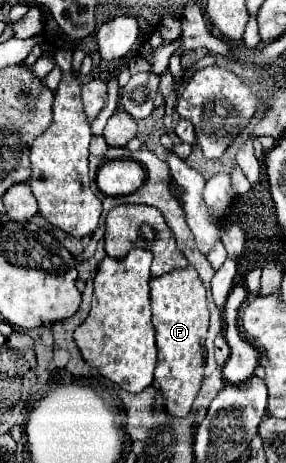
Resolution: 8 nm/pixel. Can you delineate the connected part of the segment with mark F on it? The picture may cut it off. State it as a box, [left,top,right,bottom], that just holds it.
[150,266,208,418]

